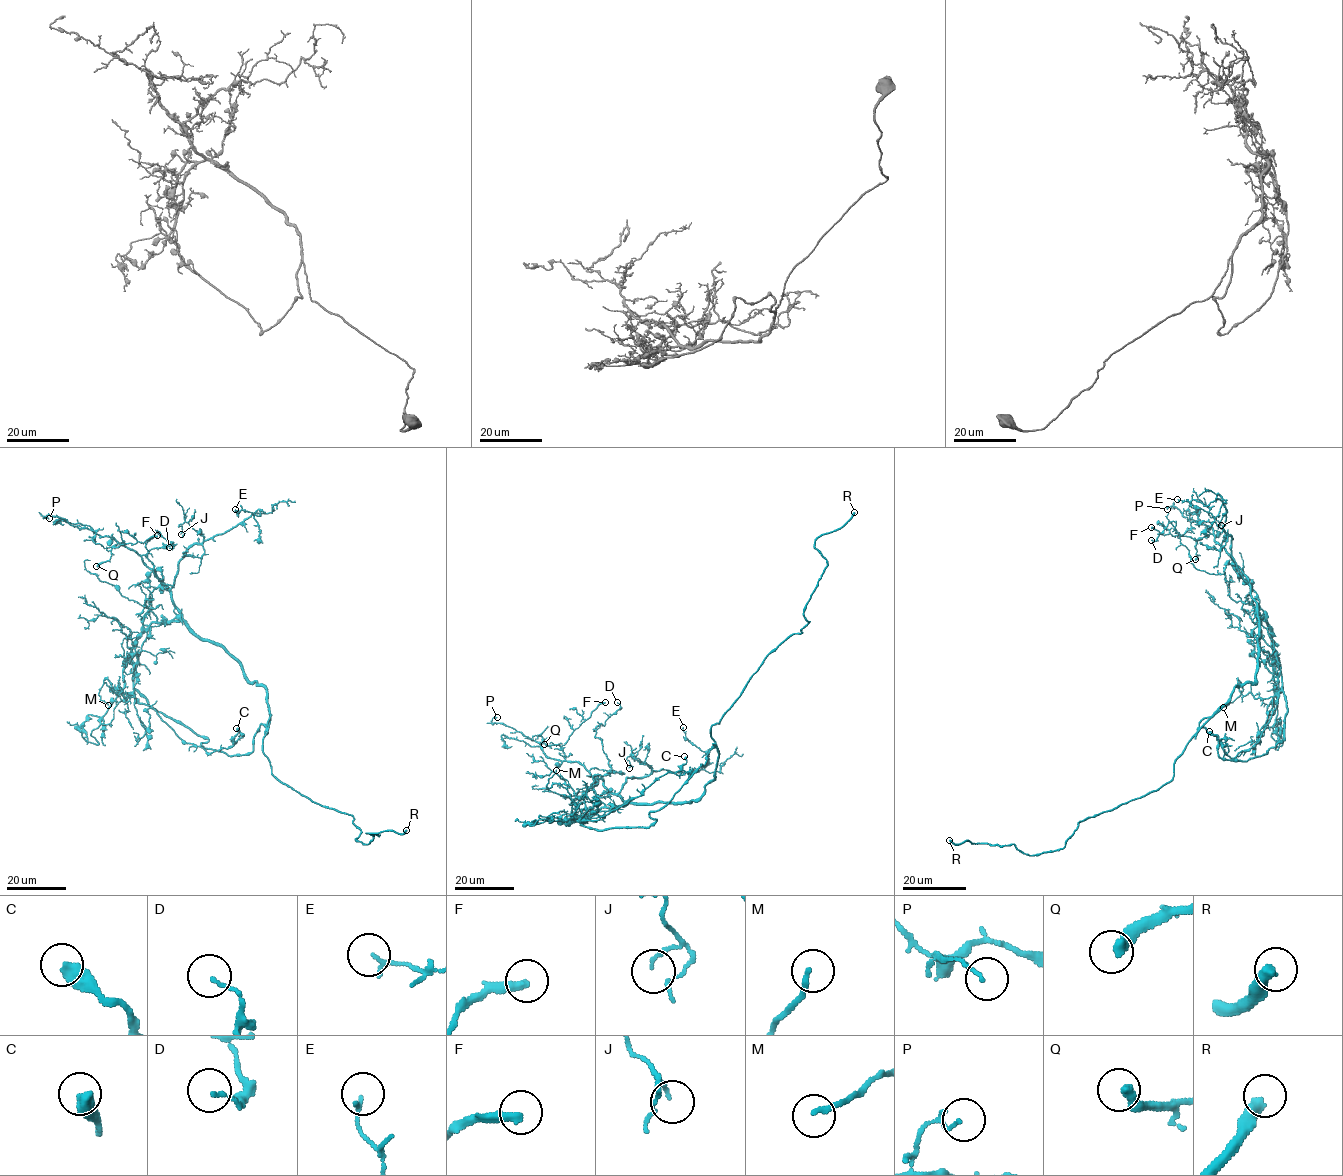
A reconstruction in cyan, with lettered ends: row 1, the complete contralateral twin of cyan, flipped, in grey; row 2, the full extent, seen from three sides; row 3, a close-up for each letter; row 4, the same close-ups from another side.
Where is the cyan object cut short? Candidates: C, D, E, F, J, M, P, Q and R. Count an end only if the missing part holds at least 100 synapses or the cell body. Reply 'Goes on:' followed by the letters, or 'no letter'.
Goes on: R

